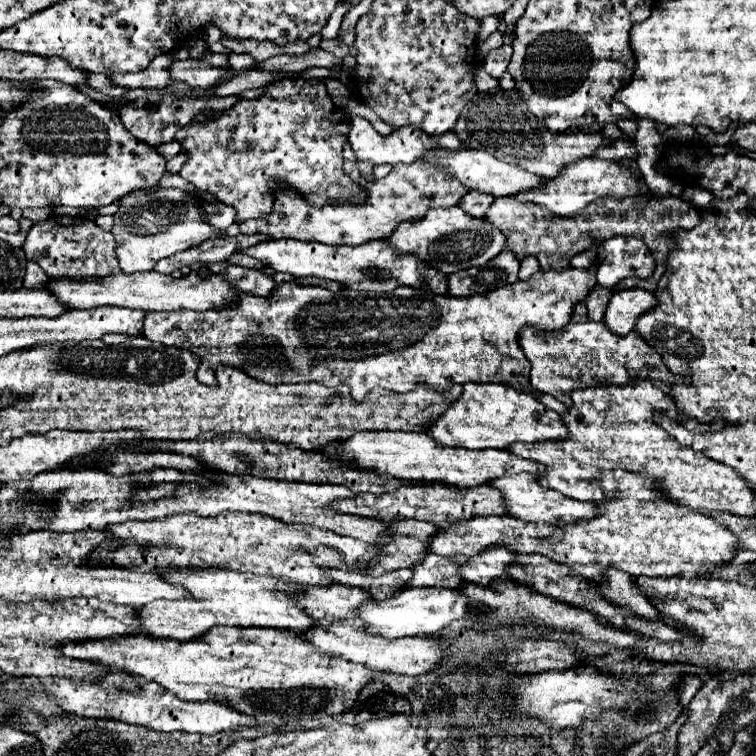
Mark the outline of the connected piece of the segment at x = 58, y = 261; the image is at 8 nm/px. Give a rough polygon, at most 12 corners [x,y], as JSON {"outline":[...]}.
{"outline":[[91,218],[31,226],[23,252],[47,276],[121,272]]}

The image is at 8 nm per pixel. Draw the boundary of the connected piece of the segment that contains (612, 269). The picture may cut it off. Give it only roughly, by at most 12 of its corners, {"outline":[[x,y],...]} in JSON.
{"outline":[[613,236],[597,250],[597,282],[647,278],[655,264],[639,238]]}

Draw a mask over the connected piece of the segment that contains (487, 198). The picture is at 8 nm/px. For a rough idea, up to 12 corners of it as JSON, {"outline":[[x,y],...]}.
{"outline":[[467,192],[459,208],[483,218],[495,198],[483,192]]}

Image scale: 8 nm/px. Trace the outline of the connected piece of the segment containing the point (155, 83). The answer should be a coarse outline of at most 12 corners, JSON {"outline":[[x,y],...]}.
{"outline":[[155,56],[143,72],[113,76],[113,86],[165,88],[171,56]]}

